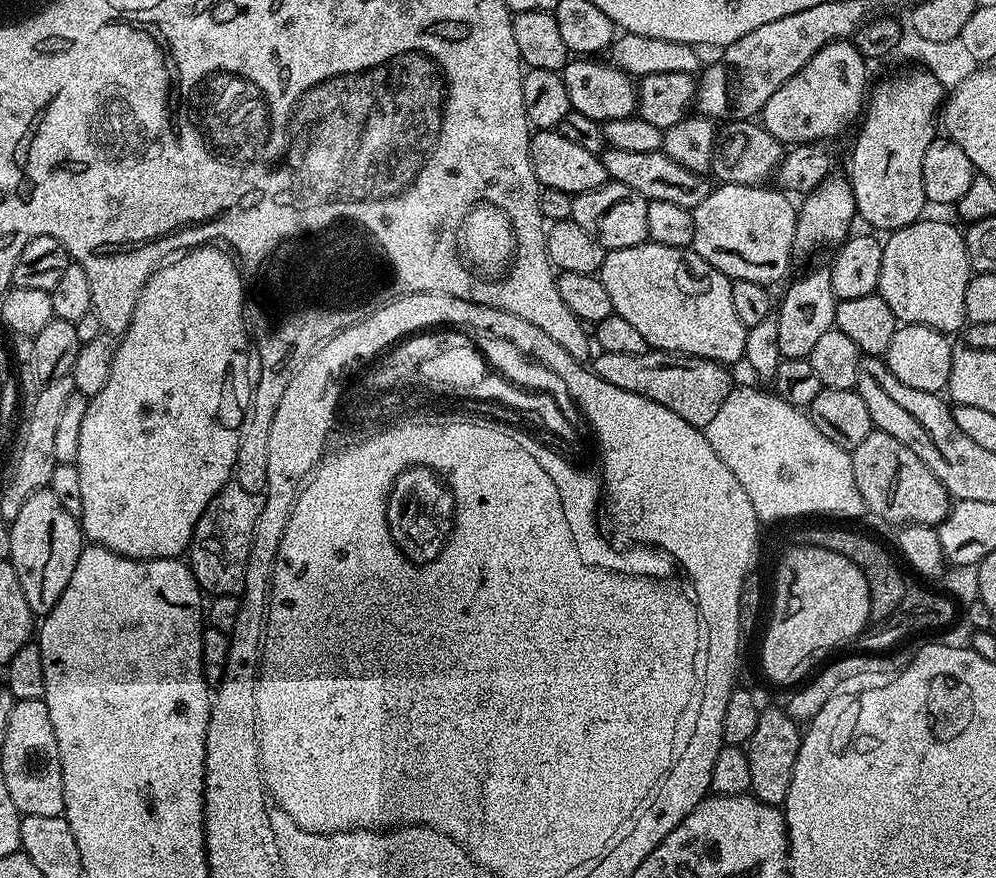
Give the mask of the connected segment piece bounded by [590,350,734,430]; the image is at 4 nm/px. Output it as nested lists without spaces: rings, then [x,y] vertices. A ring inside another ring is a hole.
[[[649,350],[637,356],[600,352],[591,361],[590,370],[598,378],[610,382],[610,386],[618,386],[618,390],[650,398],[650,402],[658,402],[658,406],[674,410],[678,418],[701,430],[708,427],[714,414],[718,414],[722,402],[726,402],[734,387],[732,376],[728,373],[731,371],[716,360],[659,350]]]

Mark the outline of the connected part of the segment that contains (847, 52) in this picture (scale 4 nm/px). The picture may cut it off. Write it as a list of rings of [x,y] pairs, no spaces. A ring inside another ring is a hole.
[[[851,39],[836,40],[833,44],[826,45],[822,50],[818,50],[818,54],[814,54],[810,62],[806,62],[806,66],[802,66],[802,70],[798,70],[798,74],[782,82],[782,86],[778,86],[774,94],[770,94],[770,102],[766,102],[766,106],[758,112],[764,129],[774,134],[774,138],[778,138],[785,146],[808,144],[817,140],[831,141],[839,132],[846,131],[852,123],[855,125],[865,107],[866,93],[870,88],[867,67],[869,68],[869,65],[864,56]]]

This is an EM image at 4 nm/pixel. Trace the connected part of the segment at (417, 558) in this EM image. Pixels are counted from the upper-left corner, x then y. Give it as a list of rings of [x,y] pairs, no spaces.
[[[408,472],[408,476],[400,476],[396,492],[392,492],[392,524],[388,533],[406,560],[419,565],[437,560],[452,535],[455,519],[456,512],[452,500],[448,500],[448,492],[444,492],[428,472]]]

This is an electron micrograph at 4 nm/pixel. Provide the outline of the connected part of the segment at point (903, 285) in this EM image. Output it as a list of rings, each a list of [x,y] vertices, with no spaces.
[[[928,219],[897,228],[883,241],[878,294],[894,310],[901,325],[921,324],[945,334],[956,334],[966,324],[966,286],[970,279],[964,233],[944,220]]]

